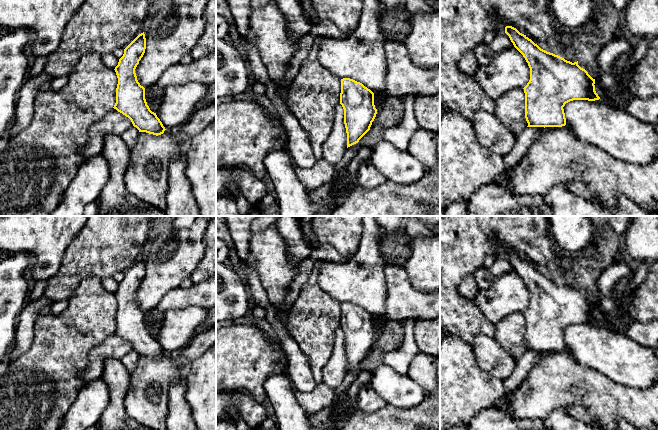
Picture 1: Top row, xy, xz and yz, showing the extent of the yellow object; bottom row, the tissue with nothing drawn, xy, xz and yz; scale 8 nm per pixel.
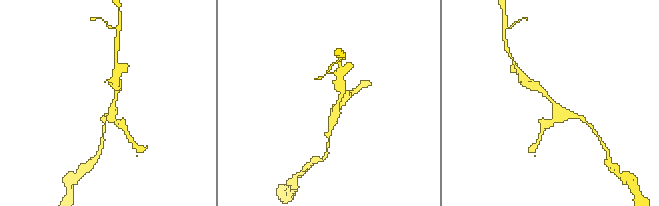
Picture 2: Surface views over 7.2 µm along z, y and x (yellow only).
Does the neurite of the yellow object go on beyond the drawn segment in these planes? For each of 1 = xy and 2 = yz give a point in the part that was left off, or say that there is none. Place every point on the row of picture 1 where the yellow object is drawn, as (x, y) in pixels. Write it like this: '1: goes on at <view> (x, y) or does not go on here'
1: does not go on here
2: does not go on here

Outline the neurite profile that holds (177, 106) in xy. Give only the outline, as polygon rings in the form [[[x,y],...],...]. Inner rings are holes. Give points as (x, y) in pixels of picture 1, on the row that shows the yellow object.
[[[193,82],[172,85],[164,89],[164,97],[156,112],[166,130],[184,125],[194,113],[194,107],[208,94],[209,85]]]

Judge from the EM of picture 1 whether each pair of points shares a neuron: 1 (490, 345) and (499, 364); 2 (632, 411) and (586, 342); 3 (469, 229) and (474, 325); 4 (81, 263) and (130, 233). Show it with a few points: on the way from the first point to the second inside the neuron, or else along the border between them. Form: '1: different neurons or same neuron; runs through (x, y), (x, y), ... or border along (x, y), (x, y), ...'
1: same neuron; runs through (490, 350), (490, 355), (494, 359)
2: different neurons; border along (590, 368), (633, 388)
3: same neuron; runs through (451, 253), (451, 301)
4: same neuron; runs through (93, 252), (101, 249), (118, 233)

